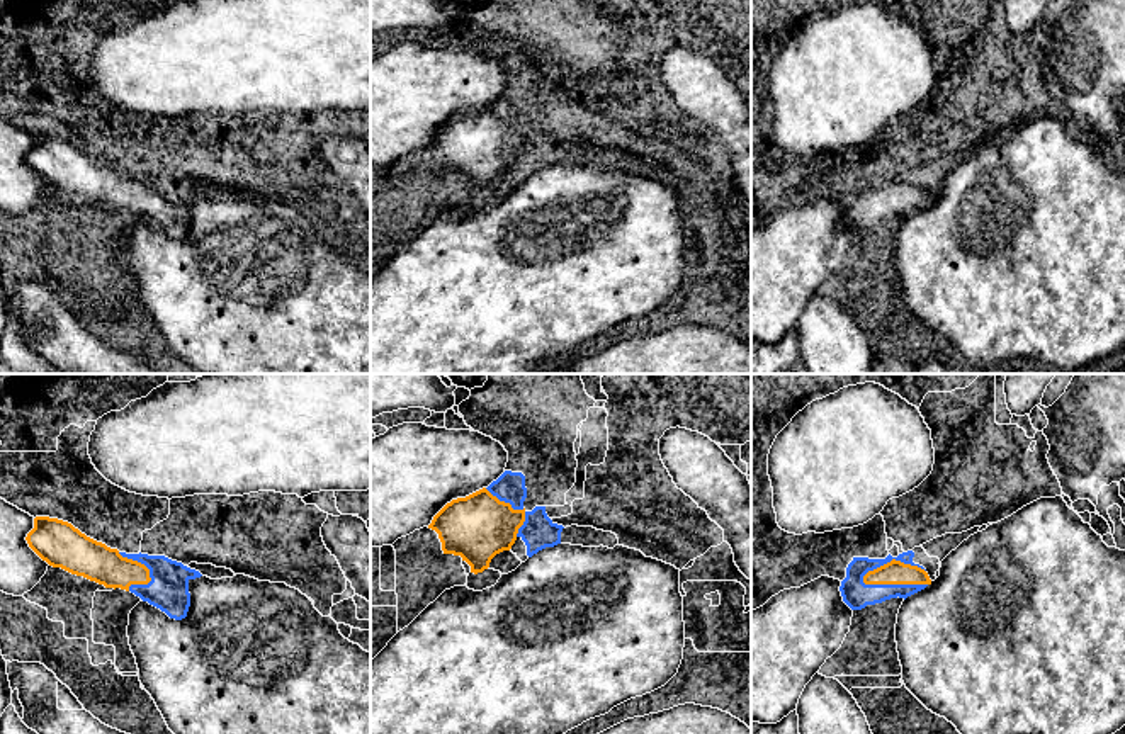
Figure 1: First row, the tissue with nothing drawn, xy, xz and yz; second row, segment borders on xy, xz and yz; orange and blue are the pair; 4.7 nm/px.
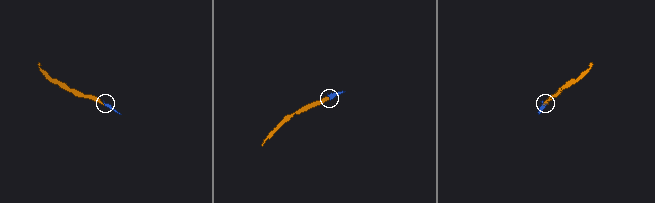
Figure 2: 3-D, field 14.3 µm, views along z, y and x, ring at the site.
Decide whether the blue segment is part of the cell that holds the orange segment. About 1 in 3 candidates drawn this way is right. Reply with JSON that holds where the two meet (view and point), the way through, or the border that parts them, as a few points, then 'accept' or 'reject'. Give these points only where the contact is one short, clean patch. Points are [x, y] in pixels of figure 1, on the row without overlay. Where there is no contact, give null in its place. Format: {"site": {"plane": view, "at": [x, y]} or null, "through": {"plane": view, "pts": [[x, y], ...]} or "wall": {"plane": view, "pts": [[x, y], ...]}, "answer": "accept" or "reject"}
{"site": {"plane": "yz", "at": [893, 203]}, "answer": "accept"}

